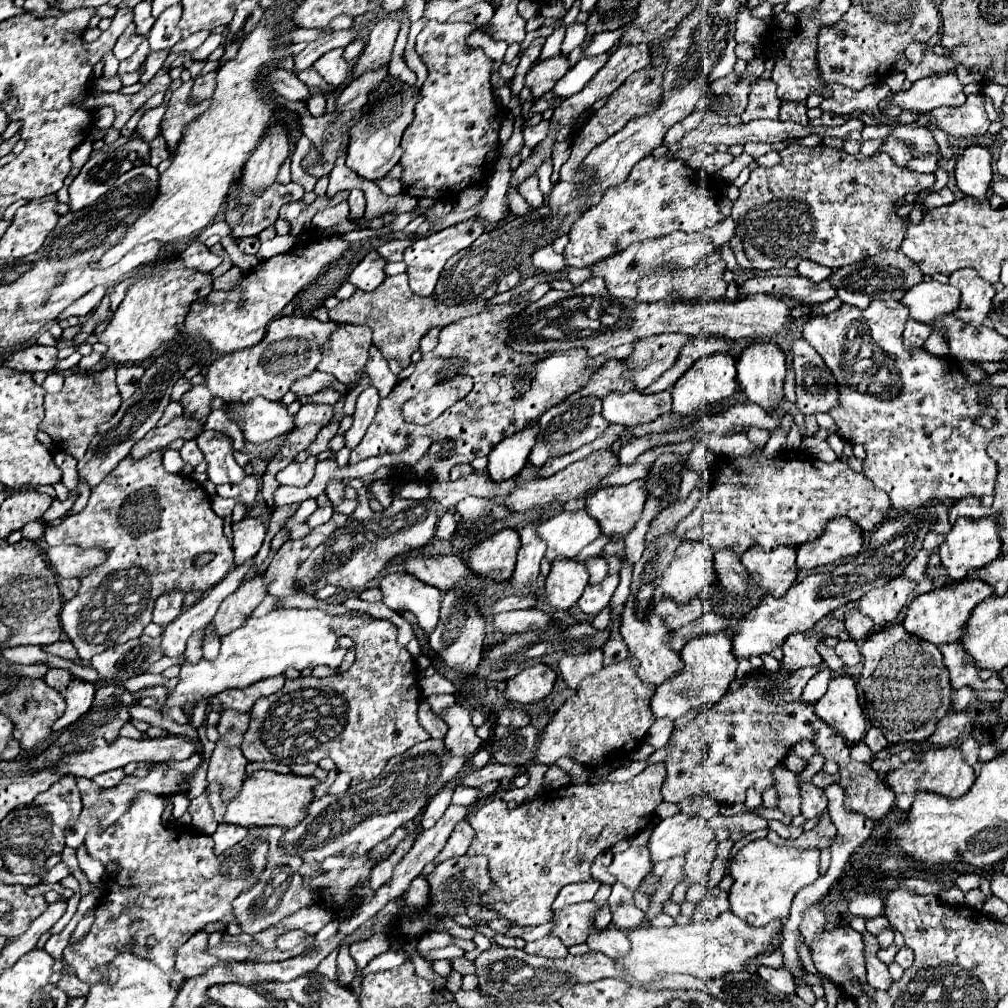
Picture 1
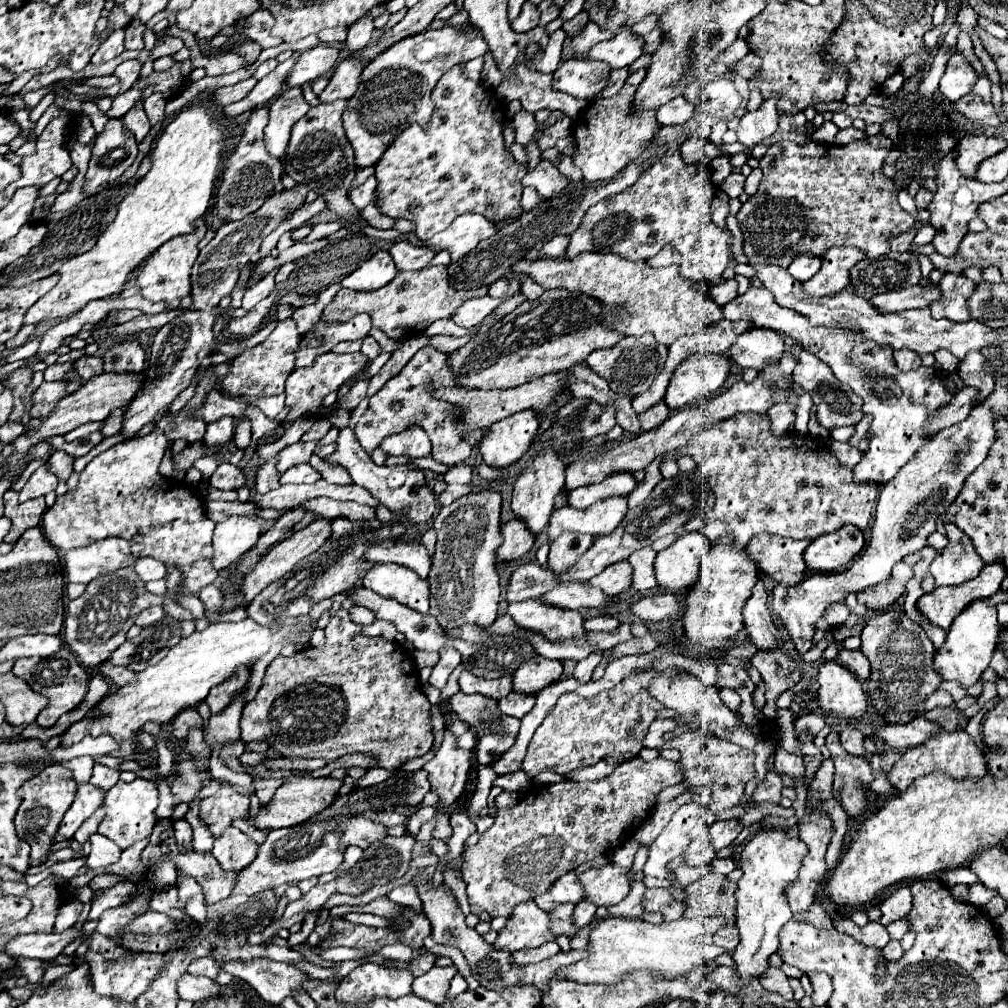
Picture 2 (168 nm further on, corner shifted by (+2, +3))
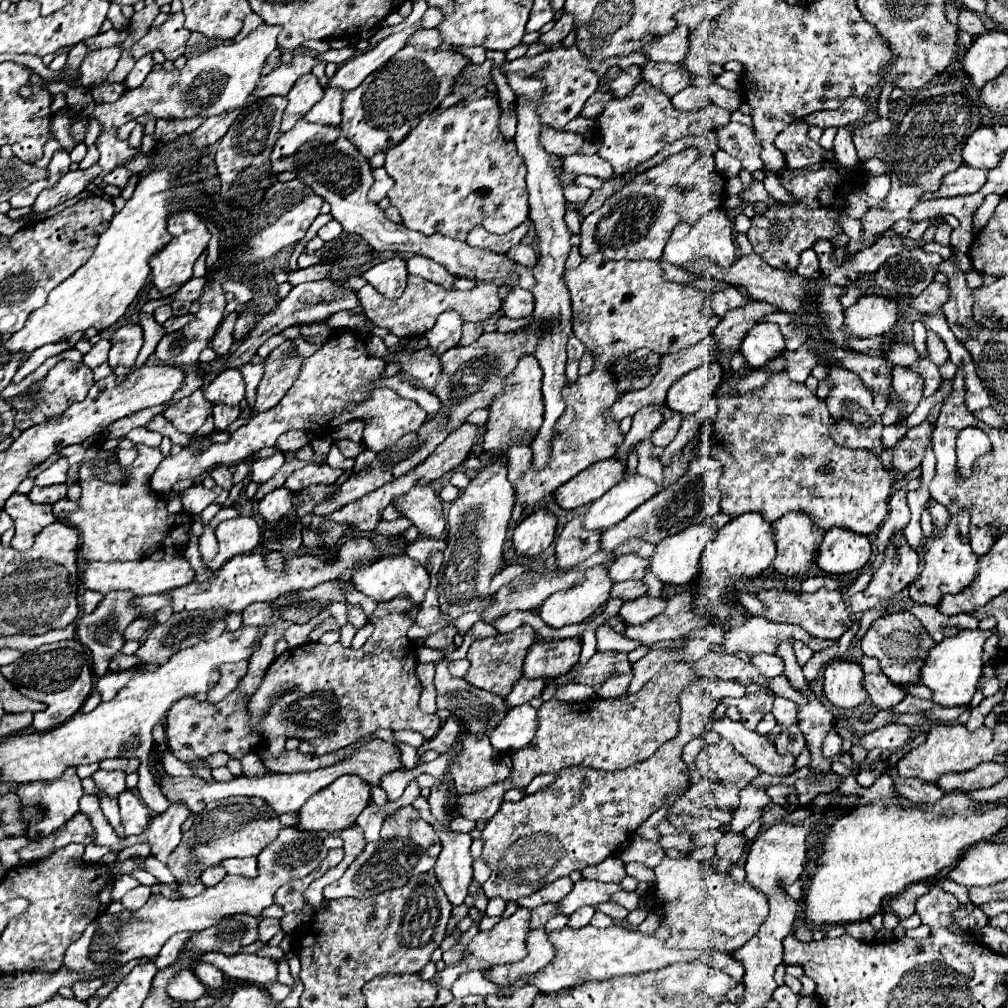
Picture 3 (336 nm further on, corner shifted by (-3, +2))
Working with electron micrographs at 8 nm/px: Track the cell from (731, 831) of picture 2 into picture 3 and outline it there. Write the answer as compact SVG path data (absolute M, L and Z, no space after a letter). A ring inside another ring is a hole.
M746 786L740 794L740 806L732 816L732 822L728 824L732 834L742 834L752 822L762 818L764 808L768 806L770 798L764 792L764 788L754 788L754 786Z

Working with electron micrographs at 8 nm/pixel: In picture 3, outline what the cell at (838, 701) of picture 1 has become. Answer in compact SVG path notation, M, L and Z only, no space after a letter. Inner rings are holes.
M834 660L824 670L824 694L836 708L858 708L868 692L862 688L862 666L850 660Z

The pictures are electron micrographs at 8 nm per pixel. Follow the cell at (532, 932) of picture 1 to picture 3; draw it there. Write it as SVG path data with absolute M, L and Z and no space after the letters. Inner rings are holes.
M491 898L488 900L486 914L491 917L500 917L505 909L506 903L502 898Z

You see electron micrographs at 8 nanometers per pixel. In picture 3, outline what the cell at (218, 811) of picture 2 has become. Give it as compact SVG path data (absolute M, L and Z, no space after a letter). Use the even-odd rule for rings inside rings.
M228 798L224 802L210 802L200 814L200 820L194 822L194 826L188 832L182 834L182 842L170 854L168 858L170 872L176 876L178 882L196 882L200 878L202 866L220 864L224 858L256 856L282 830L280 820L276 818L266 820L264 814L266 814L266 802L260 802L258 798ZM190 852L198 858L198 868L194 874L188 874L188 870L184 868Z

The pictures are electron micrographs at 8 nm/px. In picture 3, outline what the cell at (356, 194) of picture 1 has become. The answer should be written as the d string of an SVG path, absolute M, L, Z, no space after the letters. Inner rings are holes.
M376 168L374 170L374 184L372 184L370 192L368 192L368 200L370 202L380 202L392 186L394 186L394 180L386 174L386 170L384 168Z

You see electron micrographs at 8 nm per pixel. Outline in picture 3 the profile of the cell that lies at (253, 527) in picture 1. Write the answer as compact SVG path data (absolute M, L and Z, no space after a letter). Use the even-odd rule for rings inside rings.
M238 516L234 520L224 520L216 526L216 538L218 538L218 554L208 564L210 570L220 570L230 558L238 554L252 552L260 542L260 528L254 518Z

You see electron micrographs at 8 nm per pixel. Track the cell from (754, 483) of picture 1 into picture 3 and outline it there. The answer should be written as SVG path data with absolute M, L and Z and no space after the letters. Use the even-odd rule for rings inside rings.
M746 368L746 372L736 372L732 380L718 388L718 416L714 418L710 436L700 437L701 443L708 444L710 456L722 462L720 512L732 518L744 512L758 512L766 522L776 522L788 512L802 512L808 514L812 522L822 530L840 526L864 536L876 532L888 514L888 498L892 494L890 474L884 470L880 458L868 454L866 450L836 446L828 434L832 416L828 414L824 402L818 400L818 396L810 392L806 384L792 382L784 372L772 374L768 384L756 392L734 396L732 386L750 372L752 368Z

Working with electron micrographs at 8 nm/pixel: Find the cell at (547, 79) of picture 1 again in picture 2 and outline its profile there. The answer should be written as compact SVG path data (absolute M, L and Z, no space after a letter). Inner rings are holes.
M571 59L553 73L553 89L579 99L597 97L609 83L611 67L605 61Z

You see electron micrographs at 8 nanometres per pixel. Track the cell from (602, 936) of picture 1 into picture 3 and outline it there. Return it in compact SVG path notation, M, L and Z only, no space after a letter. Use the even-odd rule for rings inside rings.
M546 904L546 906L538 906L532 910L532 928L542 928L550 918L562 914L558 904Z

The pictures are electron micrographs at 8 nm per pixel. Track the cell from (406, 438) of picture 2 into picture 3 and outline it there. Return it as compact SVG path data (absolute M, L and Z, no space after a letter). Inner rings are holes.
M352 330L336 332L314 356L306 358L302 372L286 396L268 412L252 416L252 420L230 434L228 442L212 442L208 448L198 452L194 446L182 448L176 456L166 456L164 462L156 468L152 476L152 490L168 494L170 486L182 480L194 482L212 472L216 466L230 466L246 460L254 450L264 446L274 446L278 436L288 430L312 430L318 436L326 435L327 428L334 429L354 419L371 417L365 424L362 441L366 448L379 453L389 446L394 446L404 434L418 432L426 420L426 412L412 400L398 396L390 388L368 390L368 382L376 380L384 370L386 362L366 354L364 342L356 338Z

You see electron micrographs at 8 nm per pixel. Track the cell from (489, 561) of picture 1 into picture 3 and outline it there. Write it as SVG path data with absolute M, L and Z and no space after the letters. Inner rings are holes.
M536 510L516 526L512 534L514 550L518 554L536 556L552 544L554 530L556 530L556 518L546 510Z

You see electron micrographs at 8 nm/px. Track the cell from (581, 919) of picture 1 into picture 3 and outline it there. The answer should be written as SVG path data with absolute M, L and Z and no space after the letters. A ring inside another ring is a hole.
M518 908L510 918L502 918L492 930L478 932L474 936L474 940L466 946L464 960L460 964L456 964L456 966L448 966L442 972L438 972L438 978L442 980L442 986L450 988L452 982L462 972L468 972L468 970L476 970L476 968L484 970L484 966L488 966L488 964L496 966L496 964L506 964L506 962L522 960L526 956L526 938L528 938L528 932L530 932L530 916L532 916L530 908Z

